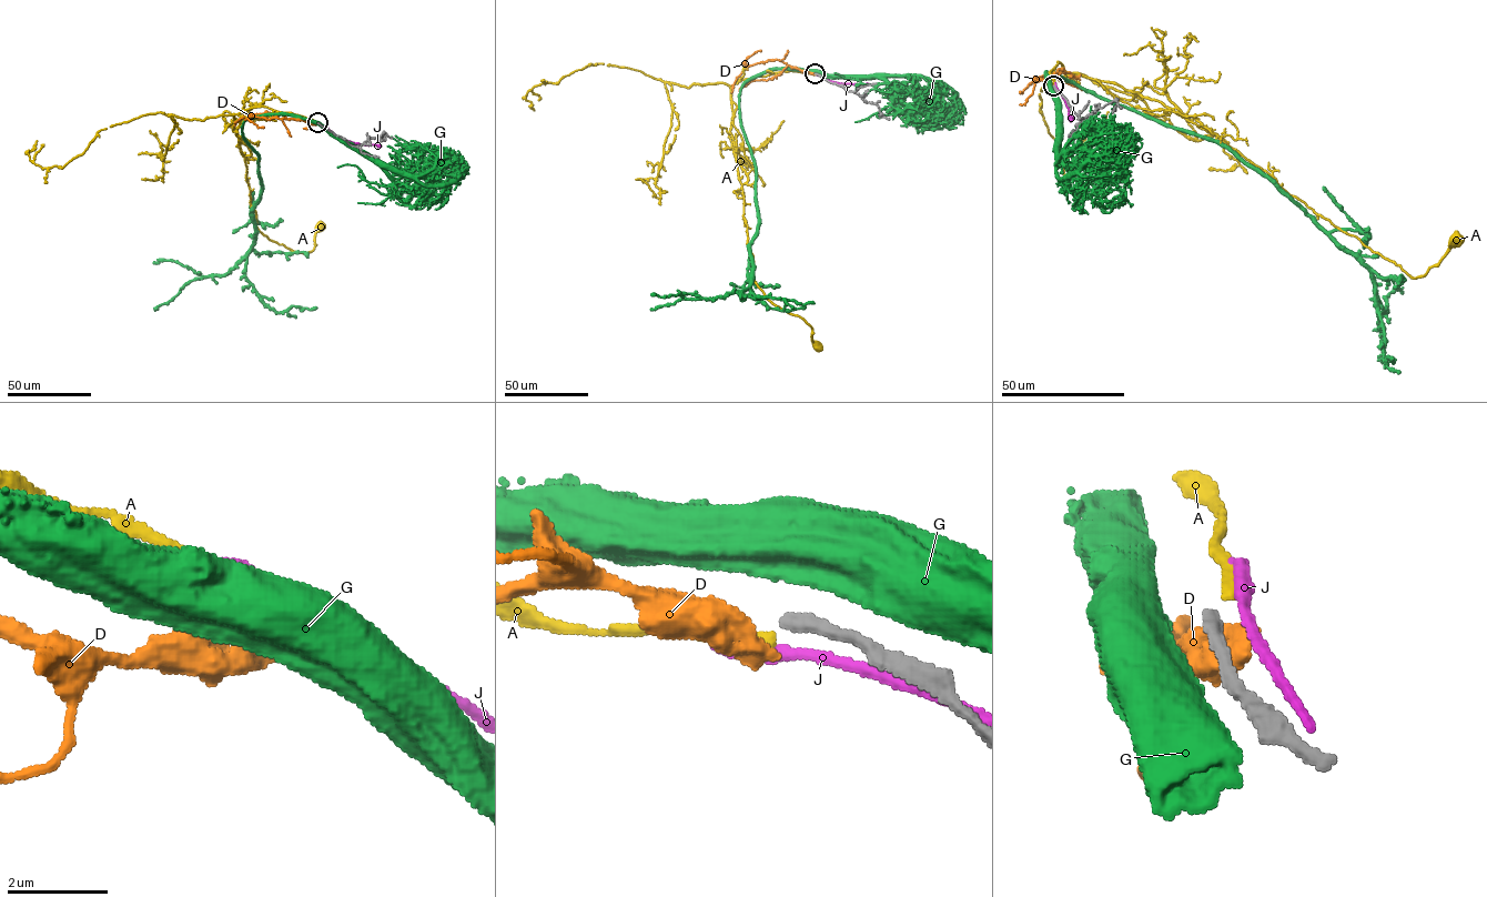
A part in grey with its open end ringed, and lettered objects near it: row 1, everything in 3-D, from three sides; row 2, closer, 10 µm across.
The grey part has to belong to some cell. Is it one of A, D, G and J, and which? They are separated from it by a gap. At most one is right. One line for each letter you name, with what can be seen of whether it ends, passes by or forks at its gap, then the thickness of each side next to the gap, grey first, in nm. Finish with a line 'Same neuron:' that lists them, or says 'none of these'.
Same neuron: none of these

